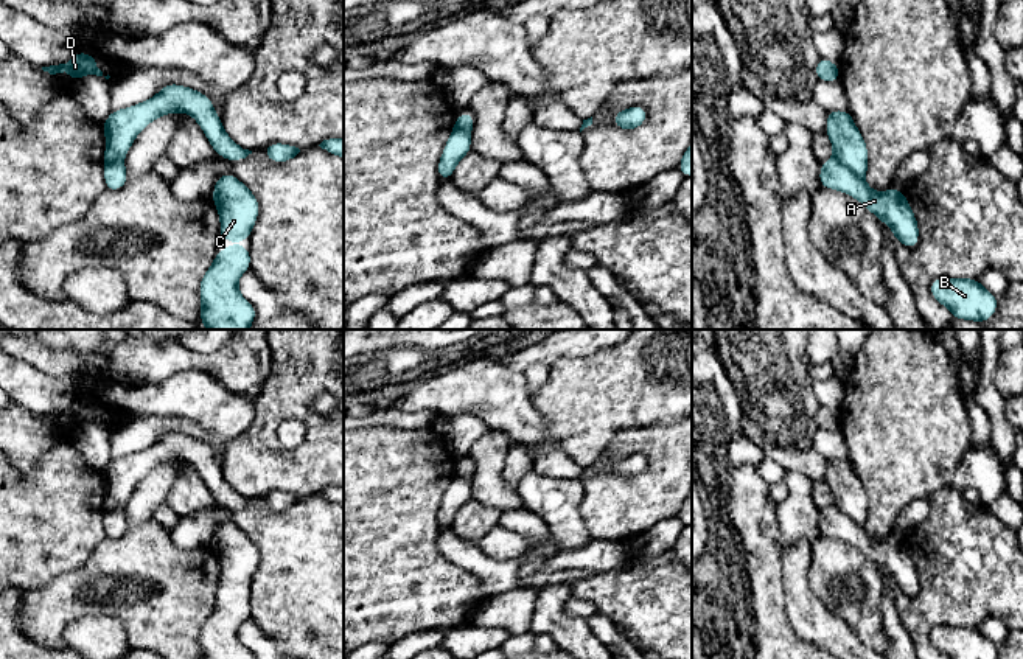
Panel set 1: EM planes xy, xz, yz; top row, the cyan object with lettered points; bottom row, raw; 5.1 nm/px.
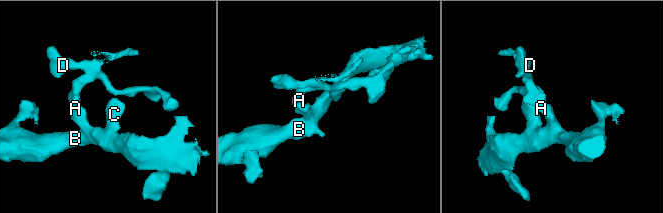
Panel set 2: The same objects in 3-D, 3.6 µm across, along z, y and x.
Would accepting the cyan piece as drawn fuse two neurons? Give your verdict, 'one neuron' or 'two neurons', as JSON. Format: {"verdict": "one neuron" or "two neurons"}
{"verdict": "two neurons"}

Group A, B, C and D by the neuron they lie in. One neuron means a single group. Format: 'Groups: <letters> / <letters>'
Groups: A B C / D

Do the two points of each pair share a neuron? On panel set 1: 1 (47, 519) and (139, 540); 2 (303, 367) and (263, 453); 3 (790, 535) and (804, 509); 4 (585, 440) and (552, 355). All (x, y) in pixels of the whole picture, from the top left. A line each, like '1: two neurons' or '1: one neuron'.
1: one neuron
2: one neuron
3: one neuron
4: two neurons

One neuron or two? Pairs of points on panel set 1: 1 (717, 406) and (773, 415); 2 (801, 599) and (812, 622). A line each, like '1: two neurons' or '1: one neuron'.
1: two neurons
2: one neuron

